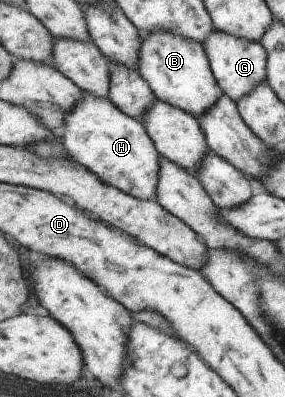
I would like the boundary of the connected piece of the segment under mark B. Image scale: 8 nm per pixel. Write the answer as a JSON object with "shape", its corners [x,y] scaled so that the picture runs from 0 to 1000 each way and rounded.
{"shape":[[[600,76],[565,81],[502,81],[509,101],[488,126],[488,179],[558,252],[663,282],[691,302],[719,292],[740,272],[761,267],[786,224],[747,186],[744,161],[716,116],[684,101],[663,101],[635,86],[607,86]]]}

